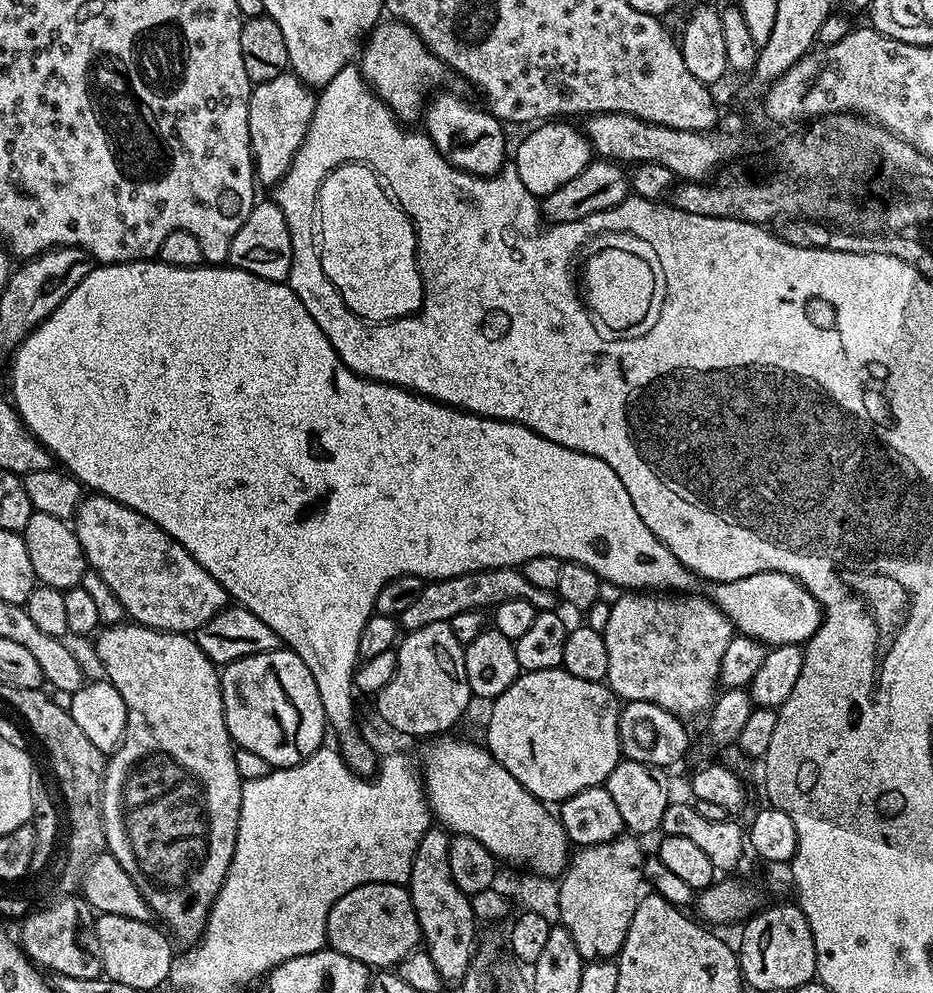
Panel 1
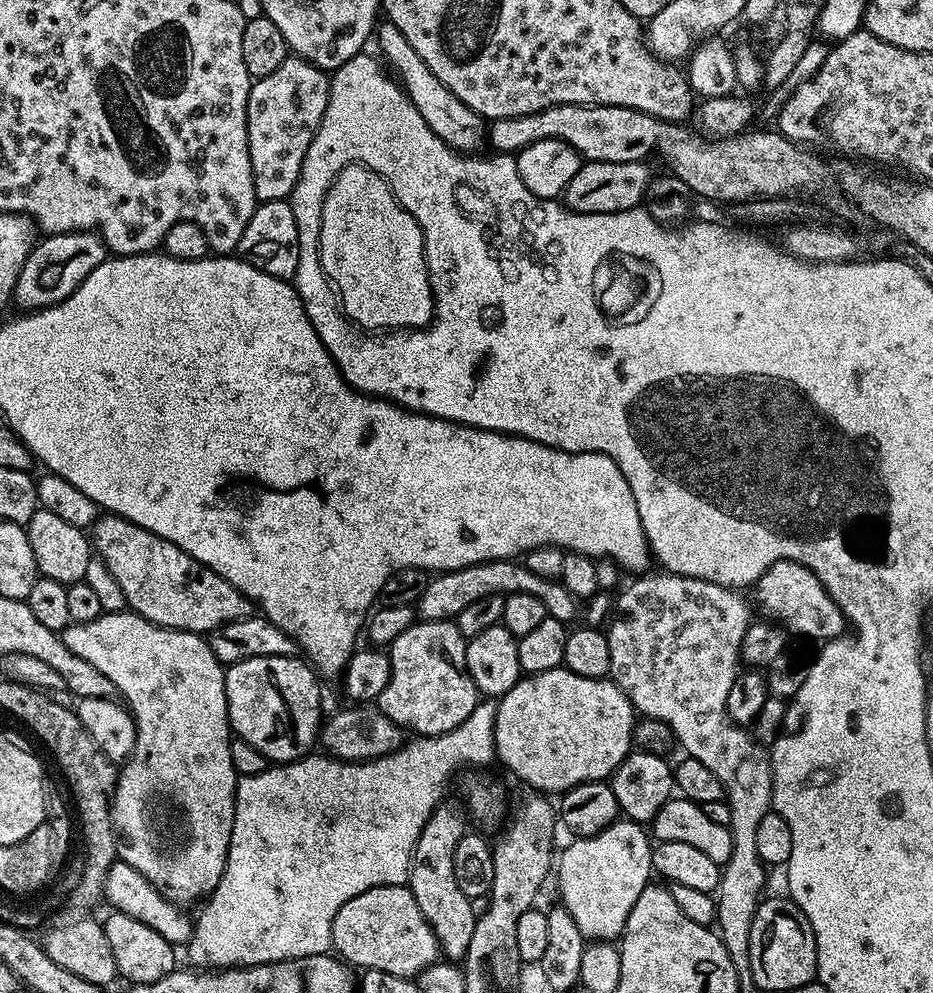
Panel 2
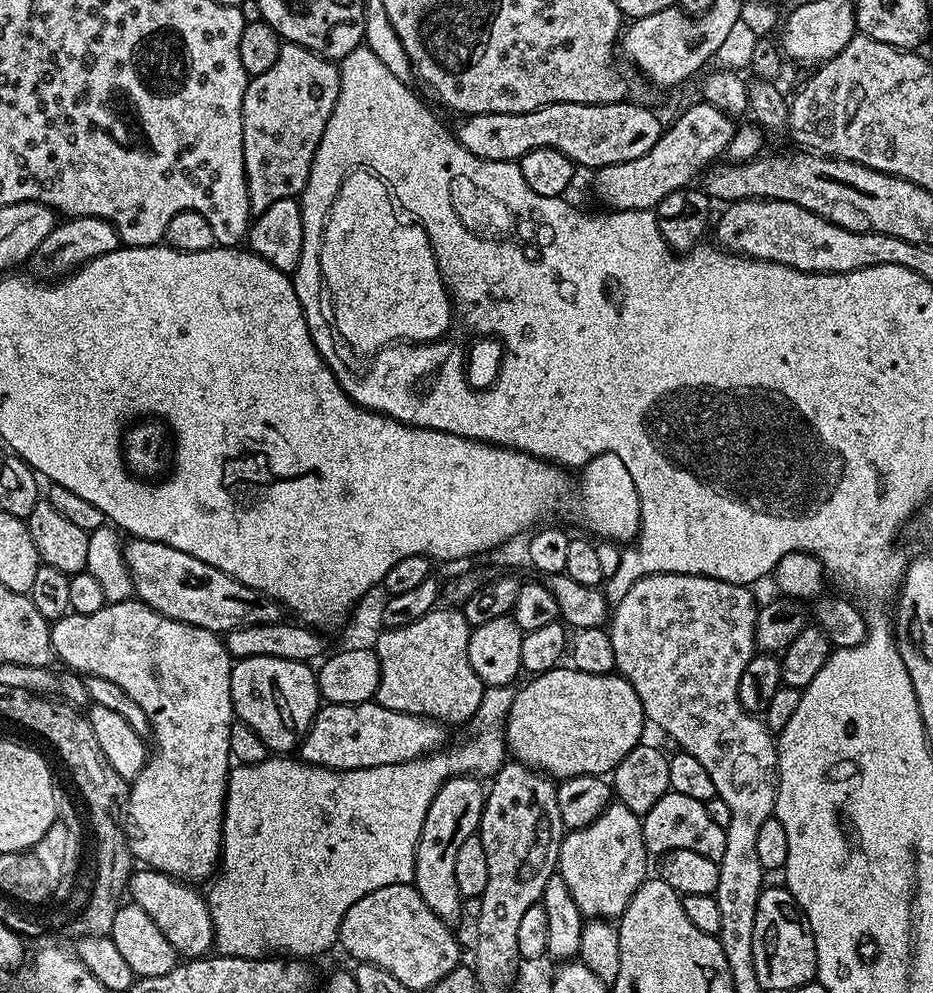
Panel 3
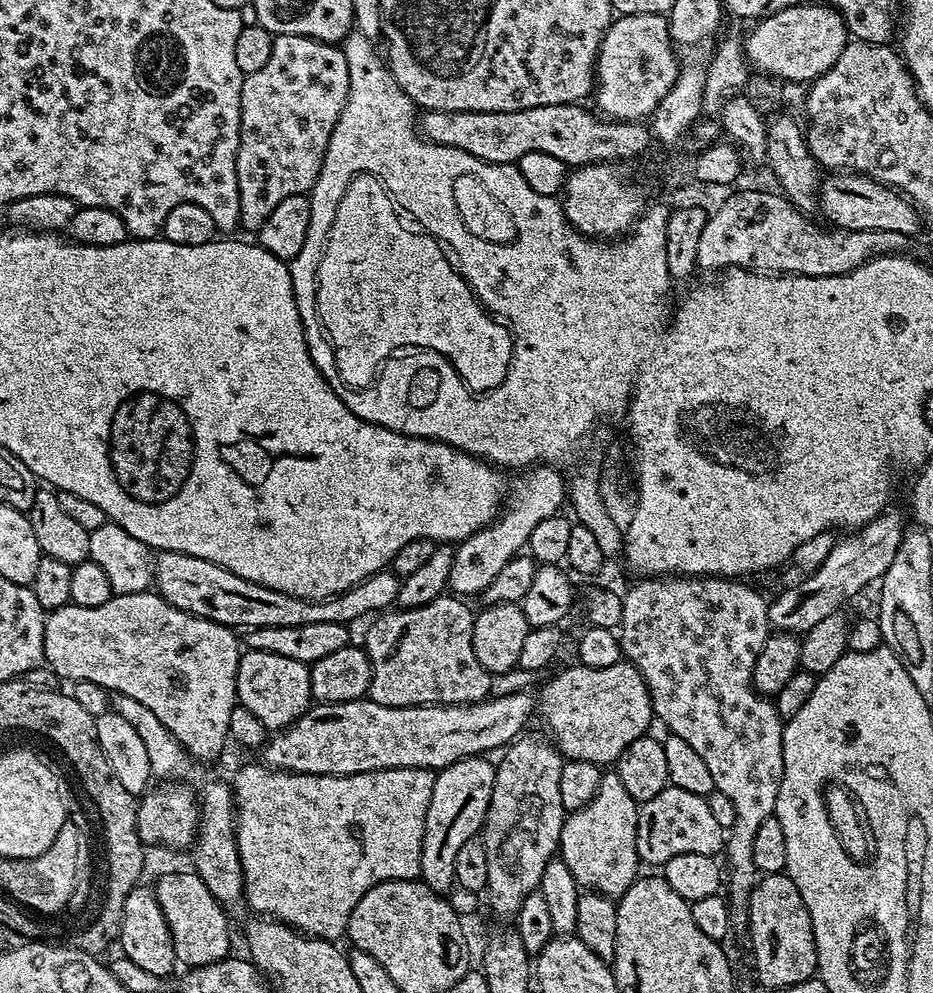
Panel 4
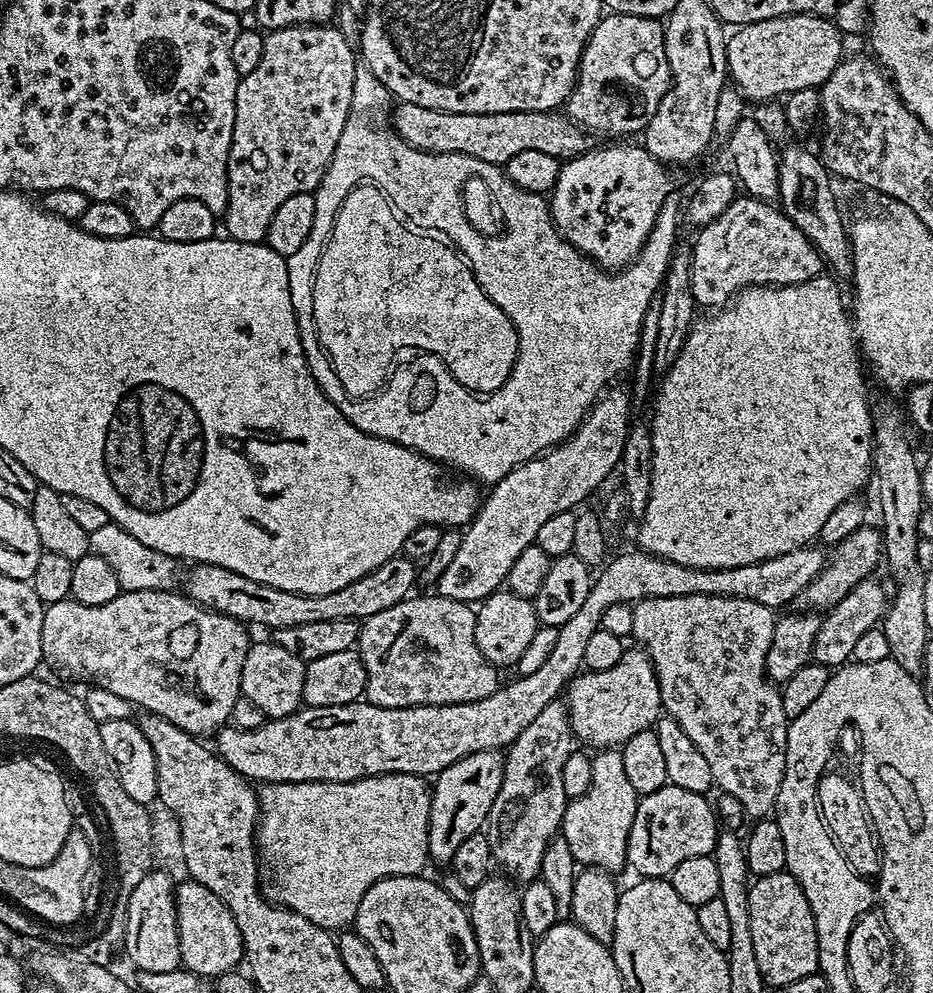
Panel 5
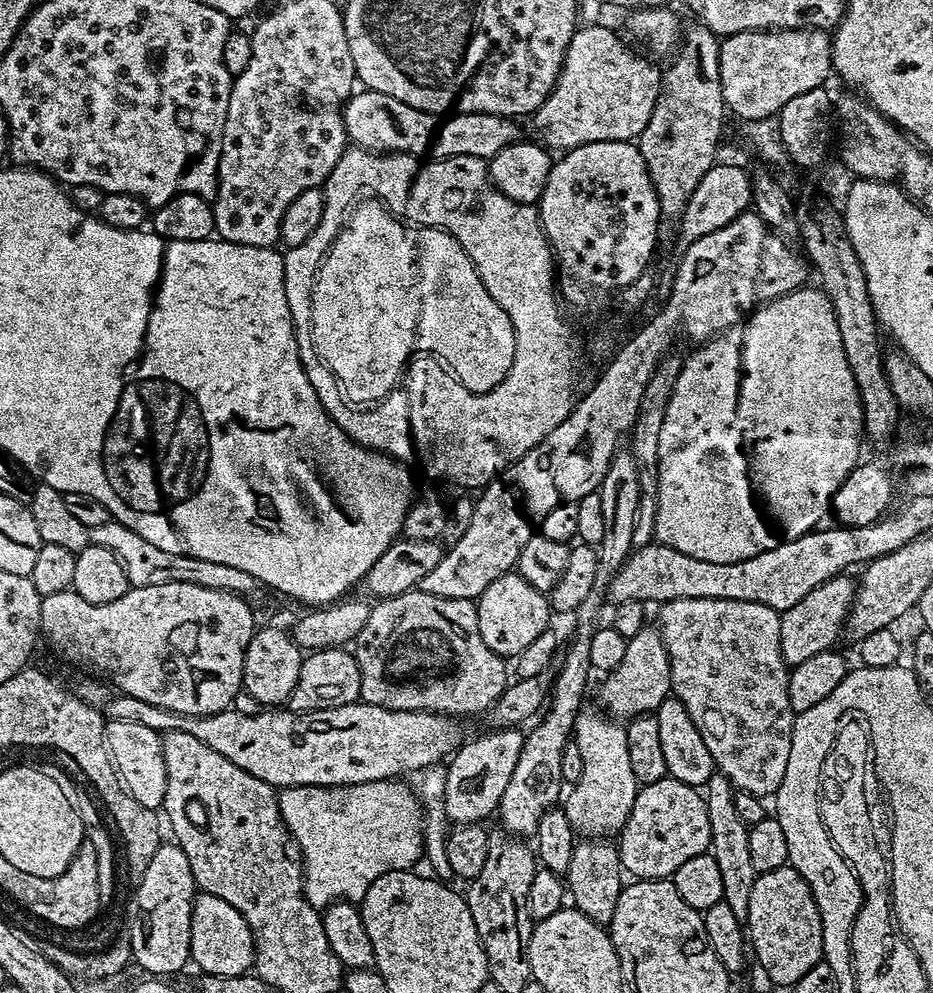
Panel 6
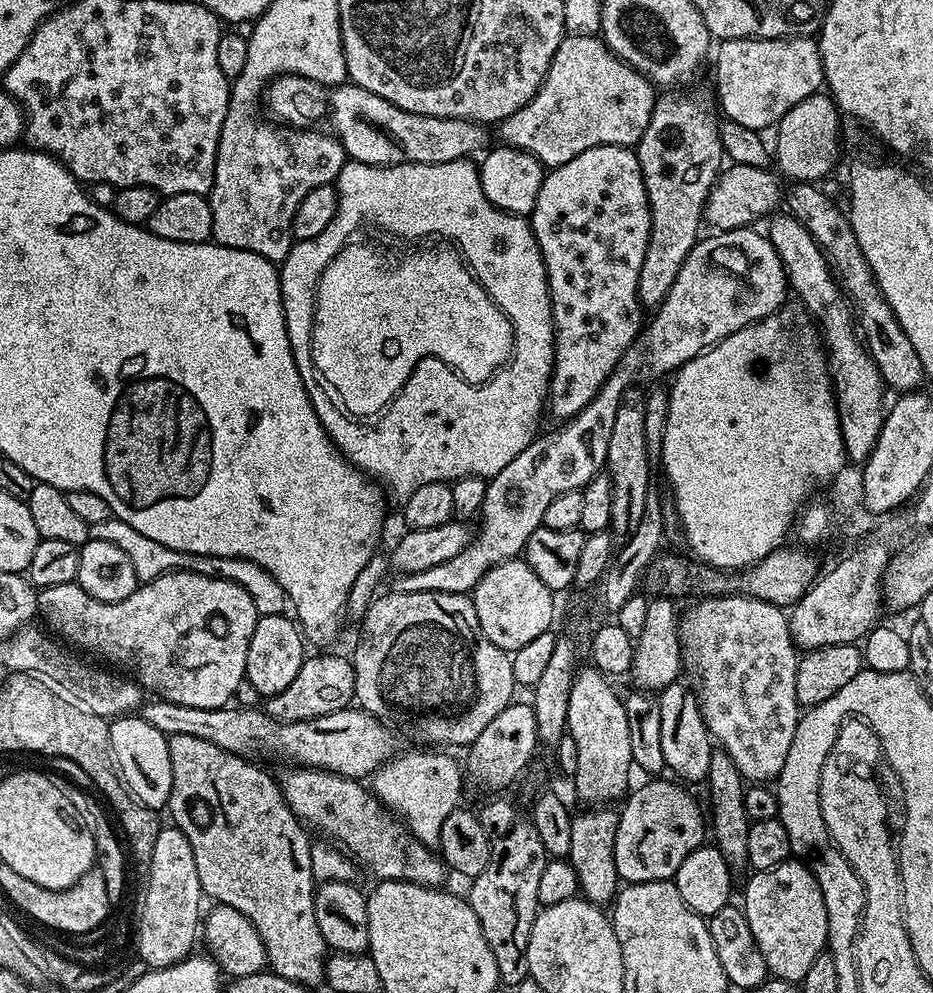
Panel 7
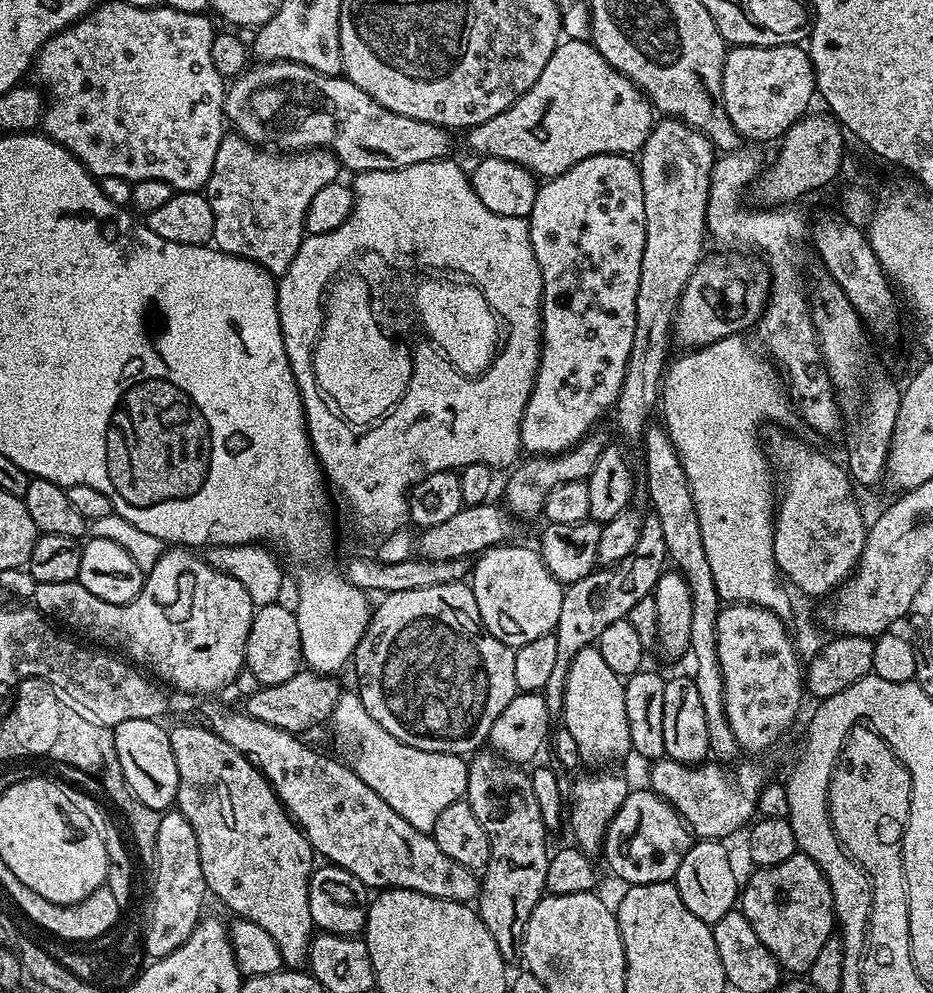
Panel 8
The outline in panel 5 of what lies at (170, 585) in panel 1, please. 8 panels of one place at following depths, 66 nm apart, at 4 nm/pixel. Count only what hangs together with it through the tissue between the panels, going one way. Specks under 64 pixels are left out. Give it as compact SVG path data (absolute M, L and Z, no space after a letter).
M398 554L382 566L370 570L362 578L350 582L350 586L342 586L342 590L334 590L334 594L314 594L303 596L290 590L278 590L274 586L266 586L262 582L254 582L250 578L242 578L242 574L234 574L225 568L213 564L193 563L188 573L182 576L182 592L212 612L221 612L230 618L239 620L245 626L261 624L267 630L285 628L286 626L302 626L302 622L330 622L331 620L369 620L374 614L382 614L382 610L390 610L390 606L398 606L398 602L413 595L415 584L418 584L417 561Z

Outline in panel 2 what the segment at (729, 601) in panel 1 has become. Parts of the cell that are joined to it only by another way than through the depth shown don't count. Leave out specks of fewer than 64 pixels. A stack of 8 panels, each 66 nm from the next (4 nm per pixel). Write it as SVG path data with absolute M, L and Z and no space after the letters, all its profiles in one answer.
M776 560L760 576L760 608L765 617L779 622L789 633L809 636L812 640L827 642L846 632L846 621L842 610L830 598L830 594L818 582L818 578L806 566L793 560Z

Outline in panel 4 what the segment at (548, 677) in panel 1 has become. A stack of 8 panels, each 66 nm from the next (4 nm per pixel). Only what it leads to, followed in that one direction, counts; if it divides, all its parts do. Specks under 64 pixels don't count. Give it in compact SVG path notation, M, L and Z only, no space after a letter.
M576 662L565 668L568 669L558 673L541 690L540 696L538 692L538 716L544 719L545 726L552 731L551 739L555 747L559 748L561 756L568 760L594 762L601 766L615 765L626 746L630 746L630 742L634 742L639 736L645 735L651 729L648 727L654 724L652 699L642 674L633 664L627 662L601 668L591 668Z

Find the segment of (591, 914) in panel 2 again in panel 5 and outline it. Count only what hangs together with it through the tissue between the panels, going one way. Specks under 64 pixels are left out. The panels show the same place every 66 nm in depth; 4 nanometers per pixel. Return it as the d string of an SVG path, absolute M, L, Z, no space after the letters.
M597 751L592 756L590 788L586 790L586 794L571 797L564 811L562 835L566 838L566 846L570 846L570 854L574 854L574 858L581 865L603 868L604 871L613 874L619 873L619 868L628 864L628 839L630 826L634 826L637 803L638 797L634 786L630 786L626 778L626 769L620 751Z

